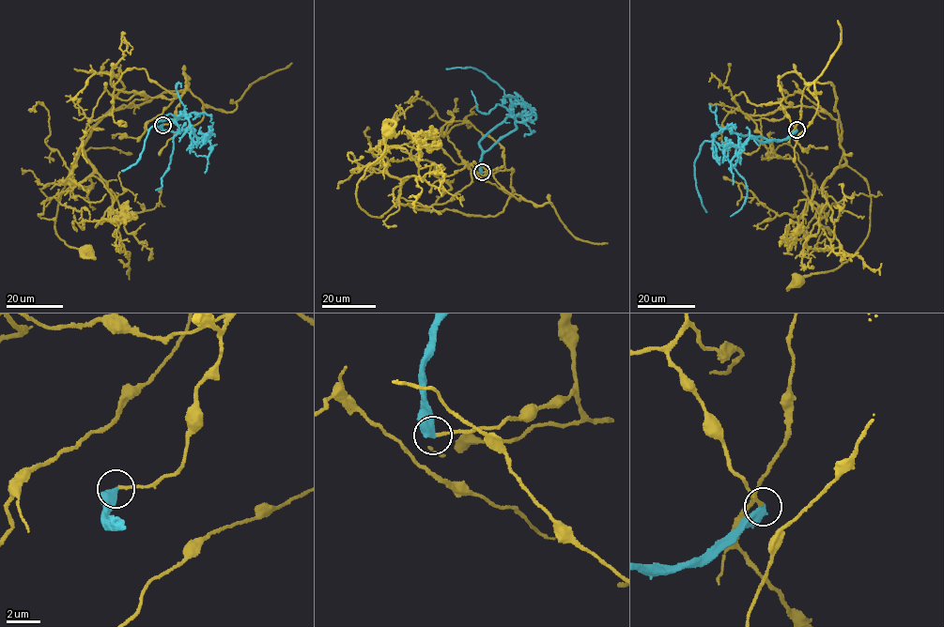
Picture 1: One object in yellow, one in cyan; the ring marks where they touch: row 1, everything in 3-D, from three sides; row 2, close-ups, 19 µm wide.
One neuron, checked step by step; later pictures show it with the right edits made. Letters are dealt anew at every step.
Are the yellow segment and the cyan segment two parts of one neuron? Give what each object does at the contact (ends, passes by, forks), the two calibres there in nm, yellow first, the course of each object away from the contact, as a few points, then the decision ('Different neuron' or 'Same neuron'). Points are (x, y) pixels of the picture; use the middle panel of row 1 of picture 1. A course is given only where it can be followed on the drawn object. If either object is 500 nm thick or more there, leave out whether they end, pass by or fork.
Thickness 180 nm (yellow) against 500 nm. Course of yellow: (482, 173), (505, 169), (481, 175), (470, 164), (472, 181), (445, 203), (372, 217), (356, 185), (389, 129). Course of cyan: (481, 173), (482, 149), (479, 141), (512, 113), (511, 99), (482, 71), (467, 67), (446, 69). Different neuron

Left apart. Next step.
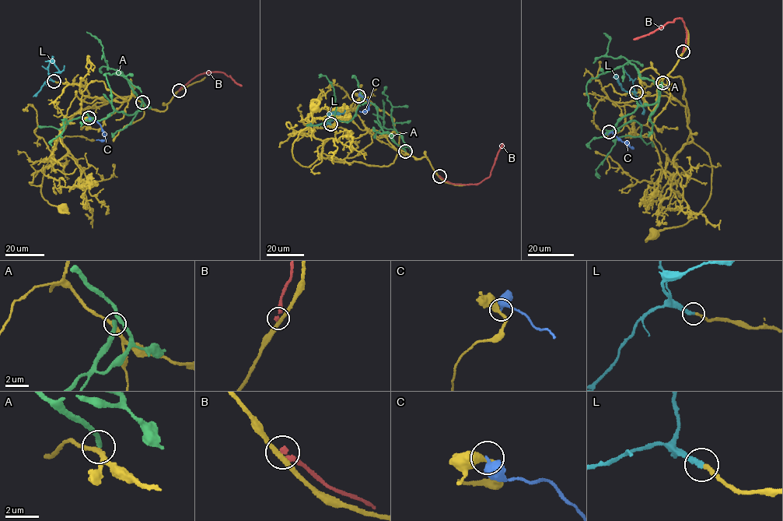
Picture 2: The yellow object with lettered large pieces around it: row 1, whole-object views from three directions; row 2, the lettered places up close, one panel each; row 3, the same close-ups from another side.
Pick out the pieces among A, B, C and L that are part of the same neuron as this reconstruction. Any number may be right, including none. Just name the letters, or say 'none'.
L

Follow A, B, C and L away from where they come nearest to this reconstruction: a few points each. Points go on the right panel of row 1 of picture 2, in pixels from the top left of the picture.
A: (662, 82), (656, 101), (620, 118), (617, 131), (632, 121), (641, 132), (616, 140), (595, 169), (599, 178)
B: (683, 51), (686, 32), (679, 18), (633, 40)
C: (609, 132), (633, 149)
L: (636, 93), (625, 91), (617, 76)

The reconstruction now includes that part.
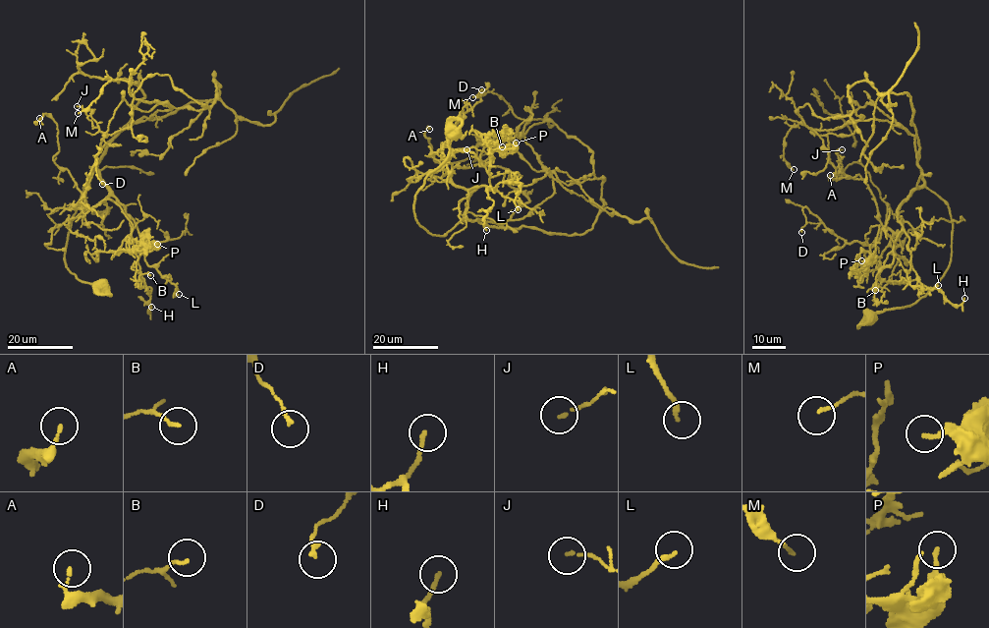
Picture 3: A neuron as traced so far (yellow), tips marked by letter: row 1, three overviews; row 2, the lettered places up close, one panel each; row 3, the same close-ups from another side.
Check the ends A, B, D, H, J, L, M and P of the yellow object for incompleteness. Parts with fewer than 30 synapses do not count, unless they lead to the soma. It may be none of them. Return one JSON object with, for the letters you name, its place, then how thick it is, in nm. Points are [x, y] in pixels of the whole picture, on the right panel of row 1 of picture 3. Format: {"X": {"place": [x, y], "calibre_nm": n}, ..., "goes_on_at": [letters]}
{"goes_on_at": []}

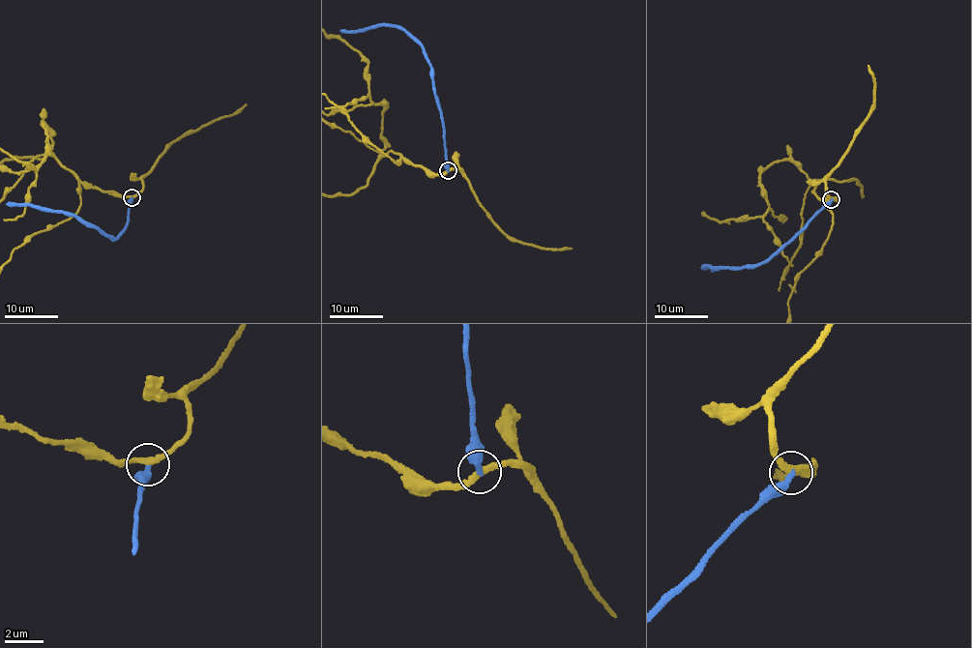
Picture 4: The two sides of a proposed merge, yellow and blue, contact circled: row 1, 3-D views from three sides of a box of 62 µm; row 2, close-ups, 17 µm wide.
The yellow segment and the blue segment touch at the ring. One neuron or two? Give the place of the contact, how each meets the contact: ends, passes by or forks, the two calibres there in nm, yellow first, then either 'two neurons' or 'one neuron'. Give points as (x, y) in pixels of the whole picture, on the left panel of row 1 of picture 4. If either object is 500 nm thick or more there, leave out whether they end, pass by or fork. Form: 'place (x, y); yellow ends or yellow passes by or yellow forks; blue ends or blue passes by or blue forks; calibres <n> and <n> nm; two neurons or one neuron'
place (132, 197); yellow passes by; blue ends; calibres 300 and 360 nm; two neurons

